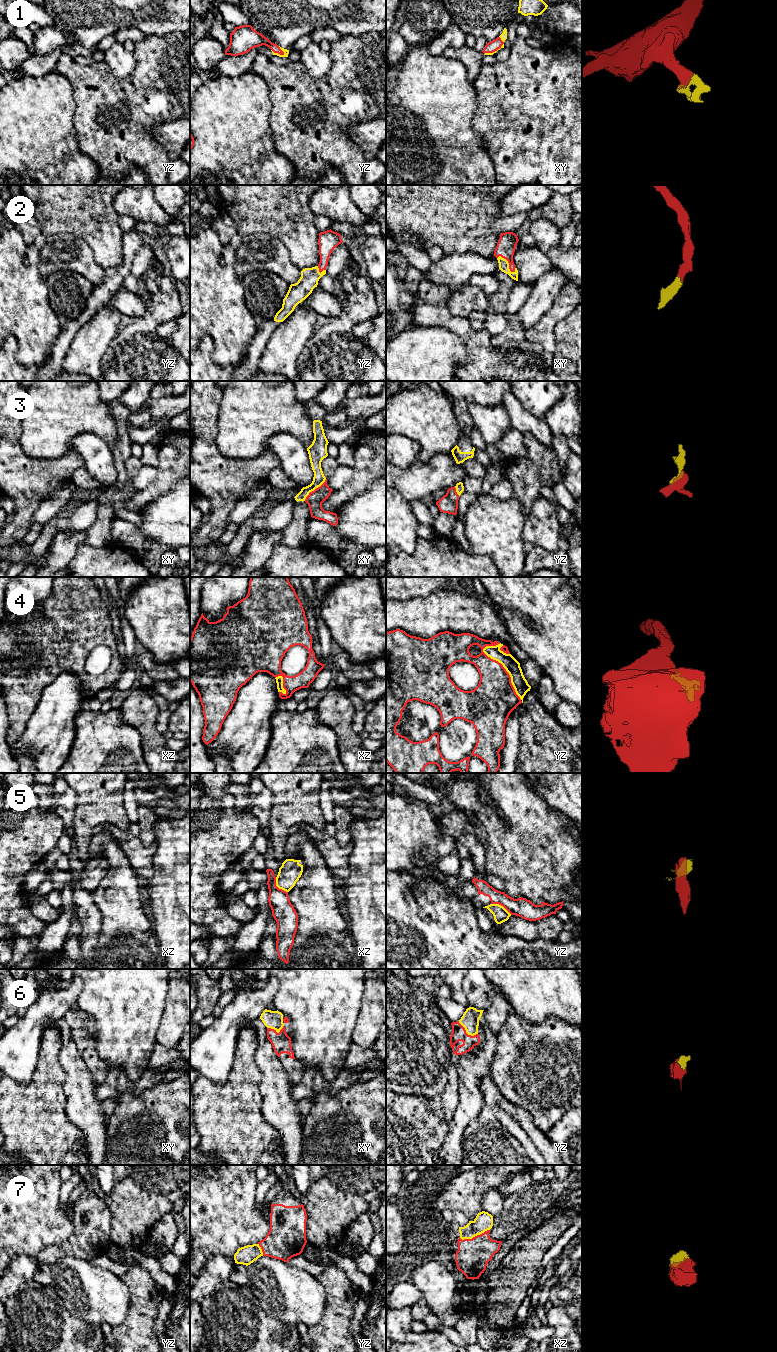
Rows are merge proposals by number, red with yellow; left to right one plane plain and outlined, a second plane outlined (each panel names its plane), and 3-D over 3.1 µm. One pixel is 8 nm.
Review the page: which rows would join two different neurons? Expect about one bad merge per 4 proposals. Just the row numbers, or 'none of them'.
5

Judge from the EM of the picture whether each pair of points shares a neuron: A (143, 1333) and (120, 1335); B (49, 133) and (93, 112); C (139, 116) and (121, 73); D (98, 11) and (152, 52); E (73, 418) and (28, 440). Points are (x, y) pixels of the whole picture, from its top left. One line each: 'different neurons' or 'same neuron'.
A: same neuron
B: different neurons
C: different neurons
D: different neurons
E: same neuron

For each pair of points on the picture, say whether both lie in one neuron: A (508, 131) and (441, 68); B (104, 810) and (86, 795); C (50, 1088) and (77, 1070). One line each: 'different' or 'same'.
A: different
B: same
C: different

